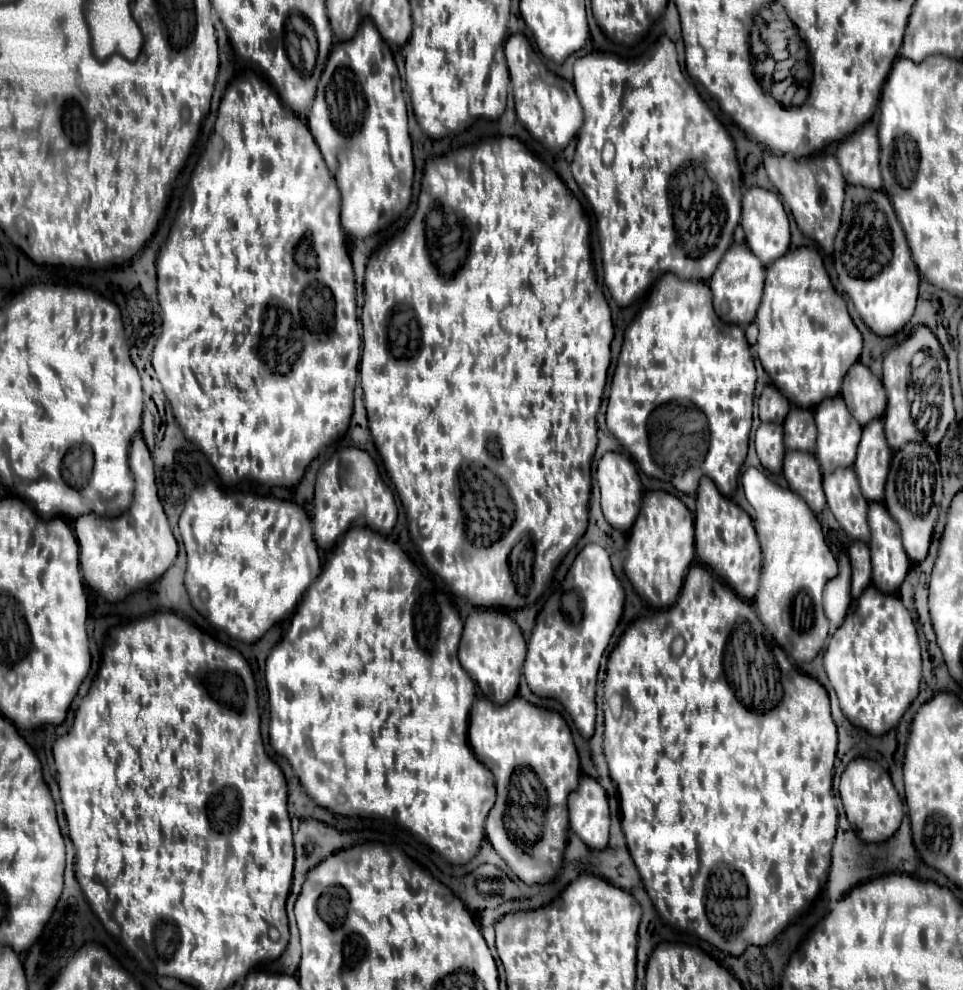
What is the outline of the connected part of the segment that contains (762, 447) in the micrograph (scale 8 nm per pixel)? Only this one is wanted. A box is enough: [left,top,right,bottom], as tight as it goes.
[754,423,786,475]

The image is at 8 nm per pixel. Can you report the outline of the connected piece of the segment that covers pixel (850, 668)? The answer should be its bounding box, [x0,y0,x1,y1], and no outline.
[824,587,922,737]

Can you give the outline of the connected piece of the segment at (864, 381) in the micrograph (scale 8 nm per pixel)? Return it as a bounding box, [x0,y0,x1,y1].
[842,363,886,427]

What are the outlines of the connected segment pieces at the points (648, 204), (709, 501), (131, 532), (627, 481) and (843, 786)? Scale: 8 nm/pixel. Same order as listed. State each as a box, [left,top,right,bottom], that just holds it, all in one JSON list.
[[572,35,742,307],[696,477,762,601],[74,433,178,603],[598,453,642,533],[840,759,904,843]]

